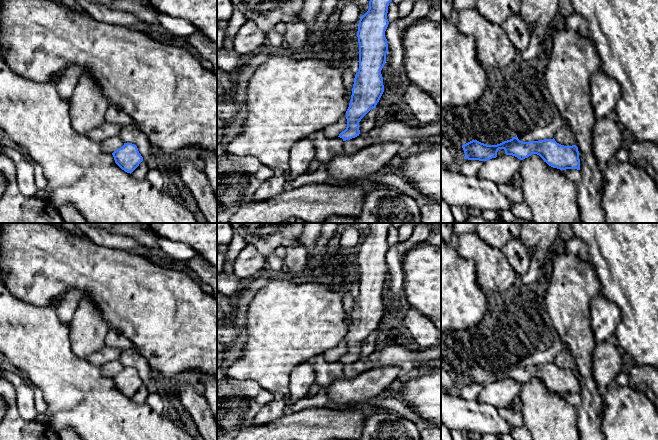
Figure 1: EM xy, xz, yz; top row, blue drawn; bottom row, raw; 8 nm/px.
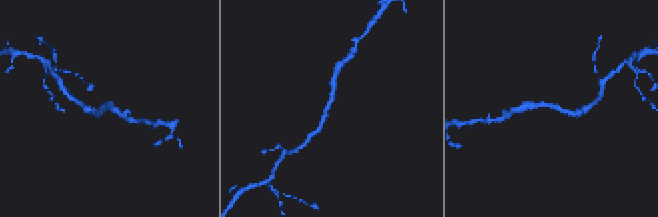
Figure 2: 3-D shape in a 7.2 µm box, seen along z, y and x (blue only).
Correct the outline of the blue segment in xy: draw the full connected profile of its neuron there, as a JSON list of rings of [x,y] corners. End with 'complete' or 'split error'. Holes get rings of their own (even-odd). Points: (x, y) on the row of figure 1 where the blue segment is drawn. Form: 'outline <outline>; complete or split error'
outline [[[124,143],[124,145],[112,153],[115,163],[125,172],[132,173],[143,161],[143,157],[136,145]]]; complete

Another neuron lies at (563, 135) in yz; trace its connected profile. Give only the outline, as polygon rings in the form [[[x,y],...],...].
[[[567,124],[562,127],[559,127],[555,131],[554,139],[557,143],[564,146],[576,145],[576,139]]]

